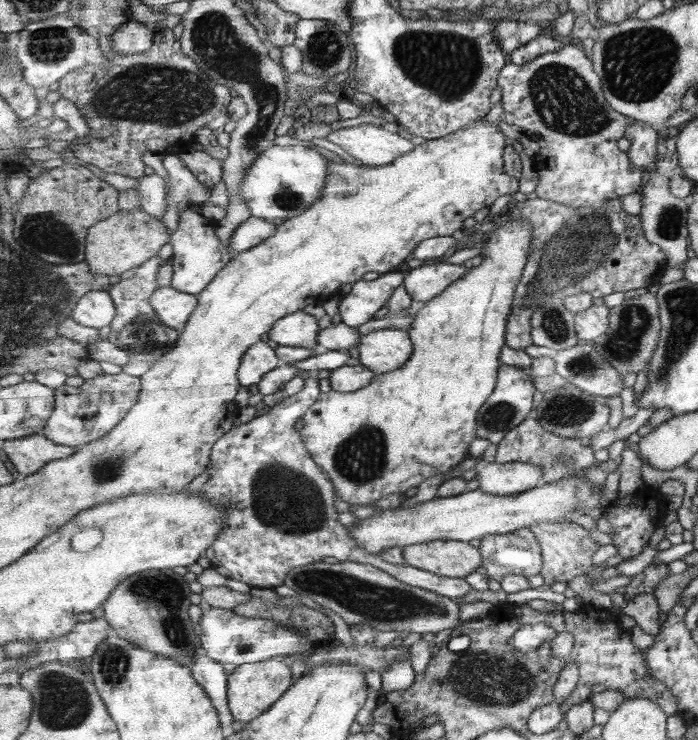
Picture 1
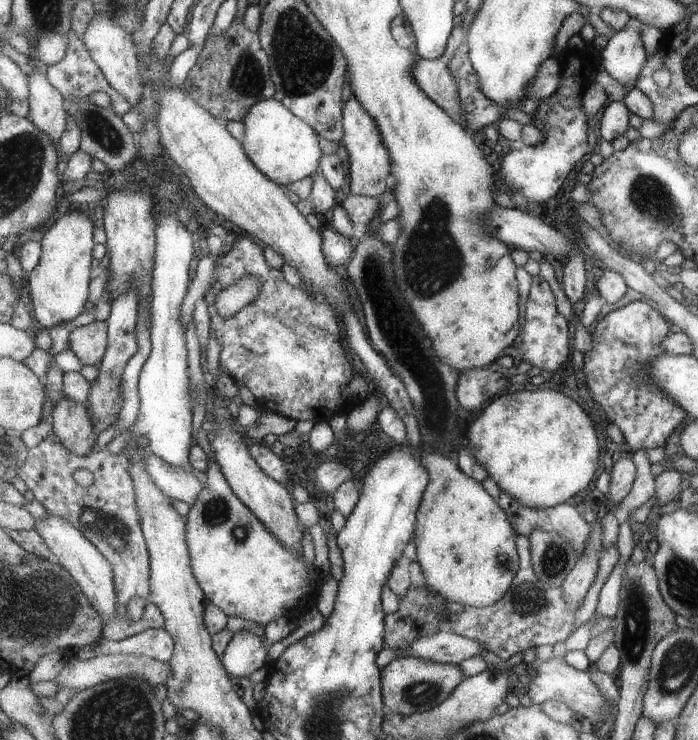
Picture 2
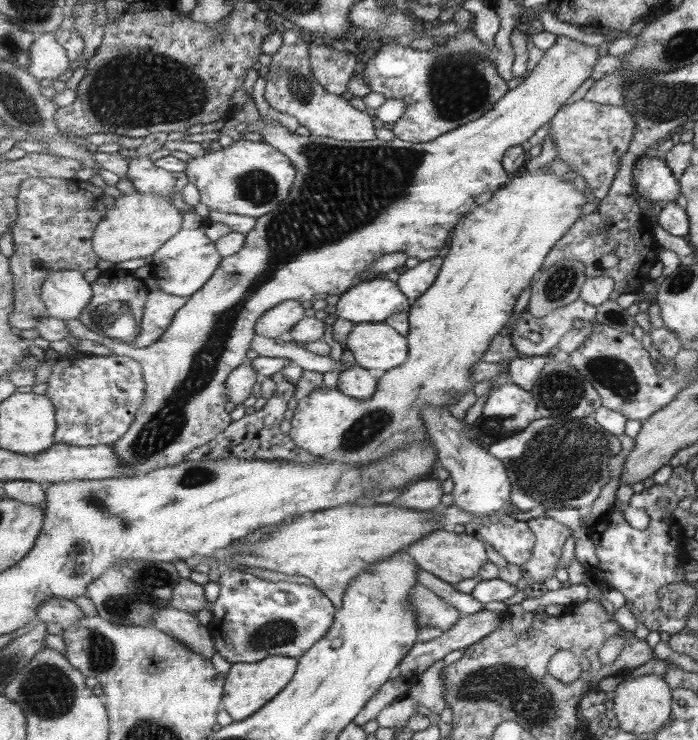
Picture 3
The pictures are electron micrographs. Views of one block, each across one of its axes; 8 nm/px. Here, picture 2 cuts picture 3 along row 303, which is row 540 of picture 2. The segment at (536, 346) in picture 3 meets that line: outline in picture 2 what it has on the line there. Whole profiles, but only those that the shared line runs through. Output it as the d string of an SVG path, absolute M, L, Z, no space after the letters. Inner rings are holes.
M501 490L498 502L499 505L506 510L507 515L510 517L510 522L514 525L514 530L519 535L529 537L534 532L535 528L548 531L549 533L558 533L563 537L567 537L572 542L575 549L578 551L578 556L582 555L584 546L590 538L592 525L584 518L583 512L576 508L575 501L562 503L547 509L542 507L529 507L528 505L522 505L517 500L514 500L511 494Z

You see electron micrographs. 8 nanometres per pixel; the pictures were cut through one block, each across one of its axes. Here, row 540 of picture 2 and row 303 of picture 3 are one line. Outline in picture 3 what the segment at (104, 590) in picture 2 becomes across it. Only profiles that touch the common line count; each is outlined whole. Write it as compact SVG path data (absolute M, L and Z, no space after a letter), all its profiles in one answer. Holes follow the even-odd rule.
M58 270L43 283L41 300L52 318L79 320L81 313L93 301L92 283L77 270Z

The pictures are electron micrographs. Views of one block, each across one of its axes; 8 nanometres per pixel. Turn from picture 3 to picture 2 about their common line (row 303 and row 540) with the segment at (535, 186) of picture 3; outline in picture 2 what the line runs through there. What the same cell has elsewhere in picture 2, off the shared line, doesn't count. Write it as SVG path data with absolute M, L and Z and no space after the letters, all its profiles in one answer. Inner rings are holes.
M441 453L431 458L431 484L427 486L416 519L415 551L416 560L422 568L421 579L427 587L443 596L447 602L470 605L471 607L489 607L503 599L511 591L520 568L518 536L514 525L498 502L481 482L467 476L457 462L445 458Z

